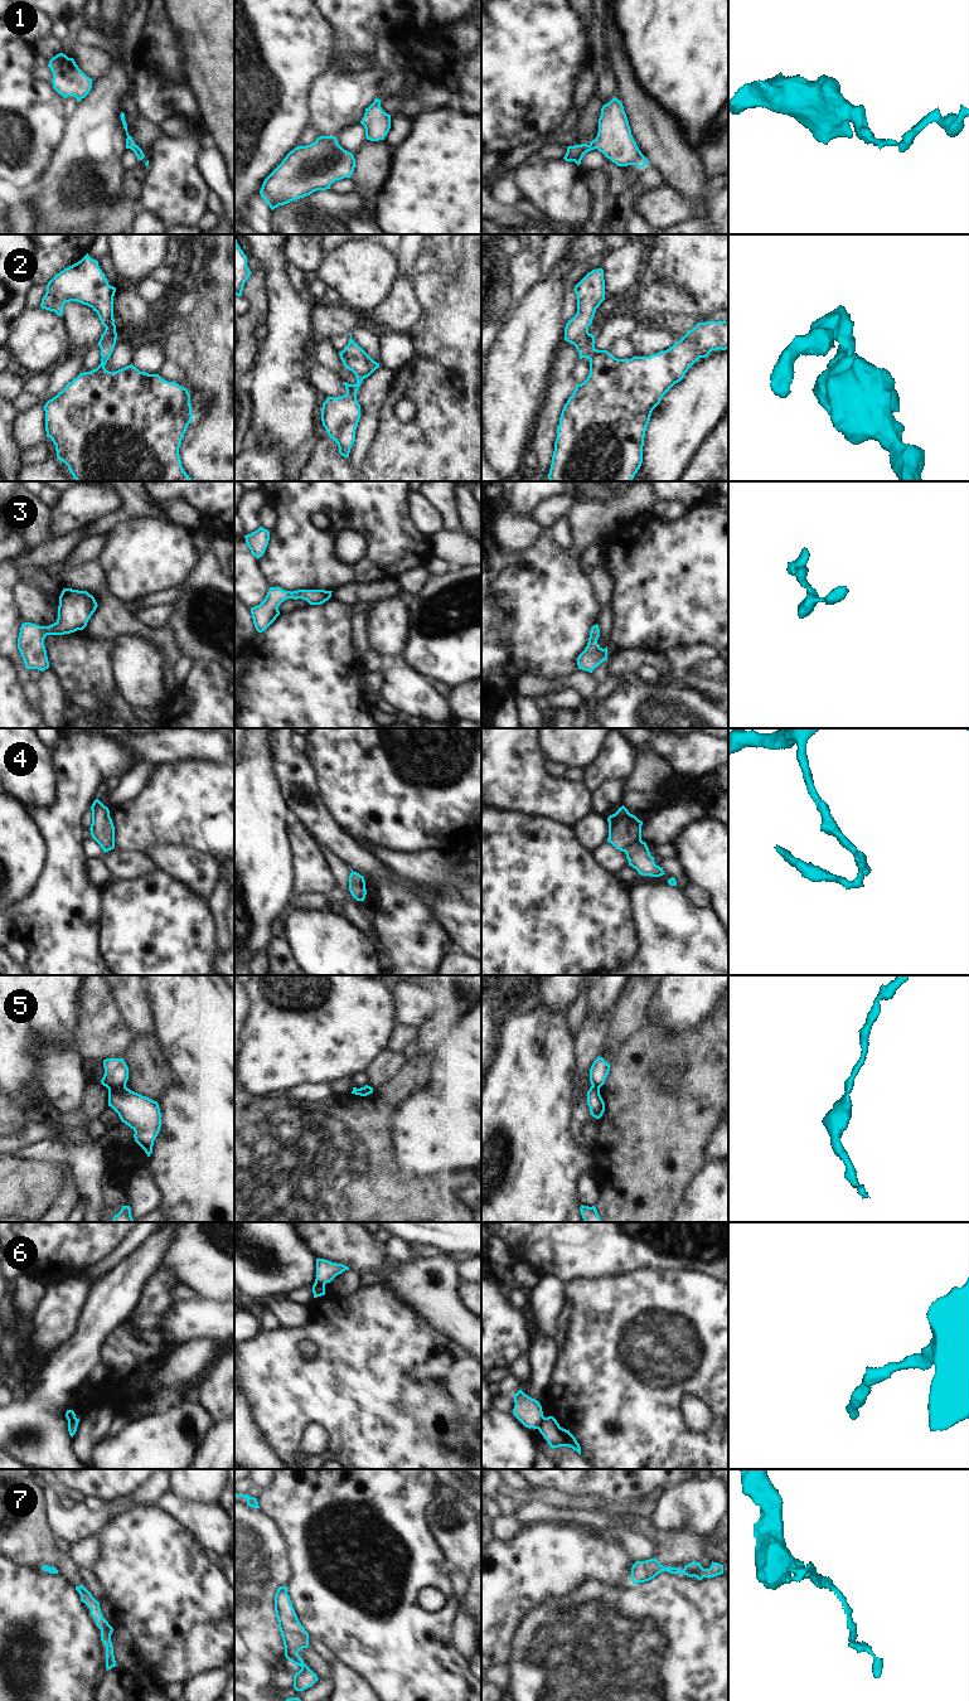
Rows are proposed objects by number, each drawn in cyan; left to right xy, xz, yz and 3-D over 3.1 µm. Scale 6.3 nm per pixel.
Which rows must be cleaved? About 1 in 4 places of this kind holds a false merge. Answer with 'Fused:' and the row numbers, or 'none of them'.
Fused: 4, 5, 6

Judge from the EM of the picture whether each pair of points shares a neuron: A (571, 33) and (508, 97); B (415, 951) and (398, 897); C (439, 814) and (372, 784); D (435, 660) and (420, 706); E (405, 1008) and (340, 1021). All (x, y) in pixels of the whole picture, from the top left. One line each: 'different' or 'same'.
A: same
B: same
C: same
D: different
E: different

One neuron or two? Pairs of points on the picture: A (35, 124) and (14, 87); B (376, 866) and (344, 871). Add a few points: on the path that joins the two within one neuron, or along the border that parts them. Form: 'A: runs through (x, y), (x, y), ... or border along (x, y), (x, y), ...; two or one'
A: runs through (28, 115), (14, 101), (14, 96); one
B: border along (325, 848), (330, 849), (349, 866); two

